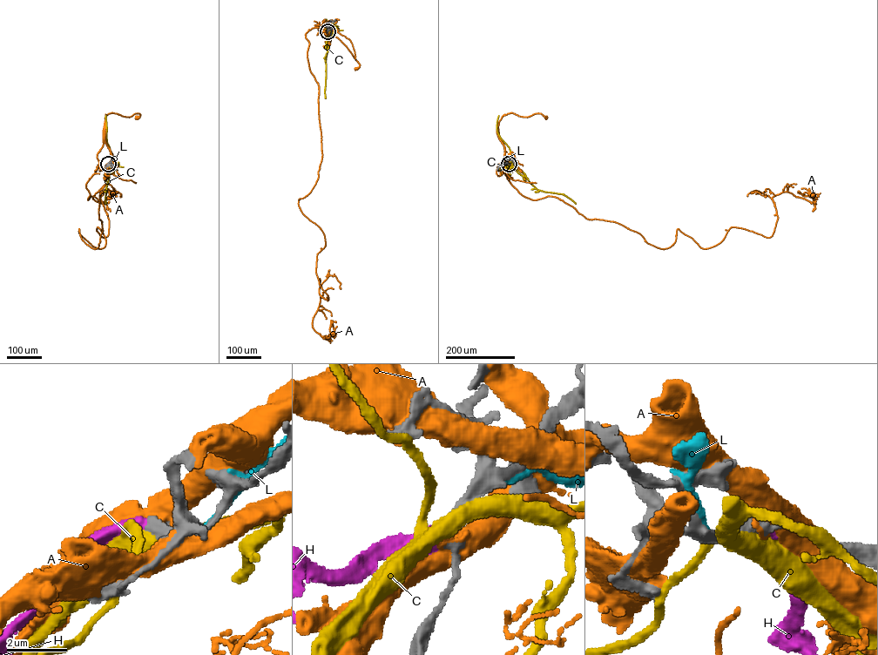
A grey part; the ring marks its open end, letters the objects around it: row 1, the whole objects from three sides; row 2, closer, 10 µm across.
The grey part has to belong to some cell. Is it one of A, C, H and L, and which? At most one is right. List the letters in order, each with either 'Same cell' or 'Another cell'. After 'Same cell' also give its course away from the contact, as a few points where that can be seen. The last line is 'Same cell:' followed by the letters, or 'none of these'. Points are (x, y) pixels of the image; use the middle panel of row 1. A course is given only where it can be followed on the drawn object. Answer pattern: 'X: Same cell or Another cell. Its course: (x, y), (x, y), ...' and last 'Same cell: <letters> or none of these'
A: Another cell
C: Another cell
H: Same cell
L: Another cell
Same cell: H

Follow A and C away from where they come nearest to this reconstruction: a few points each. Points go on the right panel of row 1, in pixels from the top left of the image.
A: (509, 164), (496, 131), (502, 118), (512, 112), (528, 117), (541, 113), (545, 118)
C: (508, 164), (523, 172), (537, 189), (563, 194), (576, 204)

